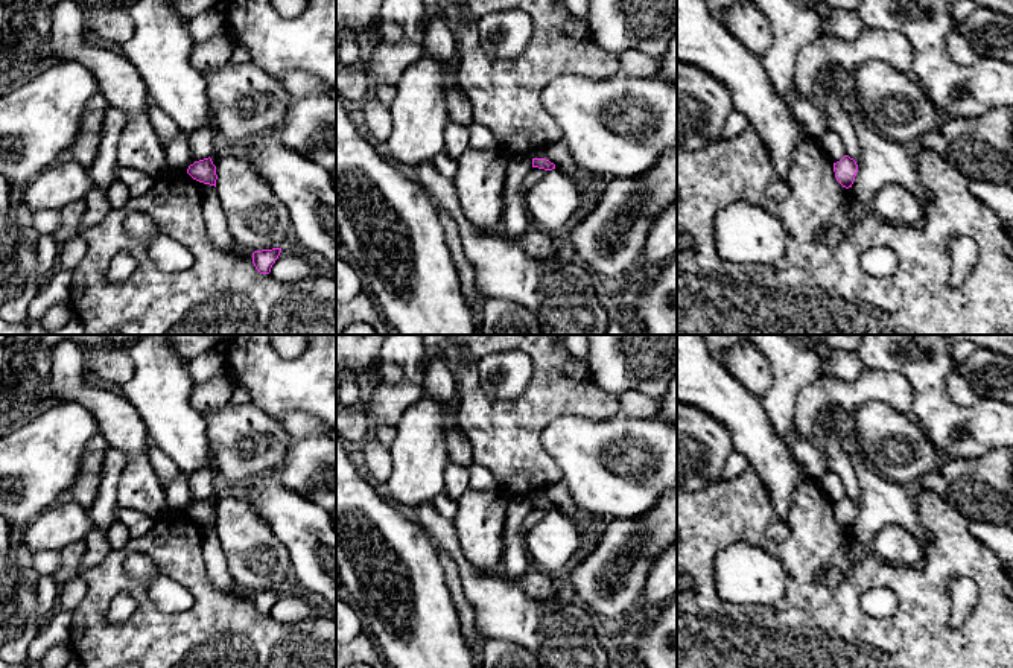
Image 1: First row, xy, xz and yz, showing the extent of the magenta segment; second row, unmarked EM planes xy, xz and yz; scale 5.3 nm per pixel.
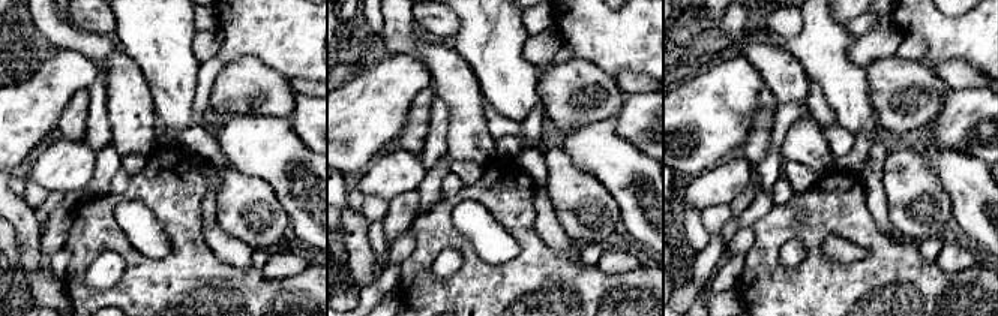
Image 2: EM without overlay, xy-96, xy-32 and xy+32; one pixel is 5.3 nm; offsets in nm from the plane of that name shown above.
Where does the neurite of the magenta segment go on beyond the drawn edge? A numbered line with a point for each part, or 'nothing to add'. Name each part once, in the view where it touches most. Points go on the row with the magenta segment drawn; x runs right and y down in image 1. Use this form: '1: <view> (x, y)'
nothing to add

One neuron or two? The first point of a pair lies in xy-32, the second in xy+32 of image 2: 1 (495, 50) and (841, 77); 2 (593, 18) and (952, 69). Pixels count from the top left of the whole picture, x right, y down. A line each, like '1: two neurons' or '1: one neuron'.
1: one neuron
2: two neurons

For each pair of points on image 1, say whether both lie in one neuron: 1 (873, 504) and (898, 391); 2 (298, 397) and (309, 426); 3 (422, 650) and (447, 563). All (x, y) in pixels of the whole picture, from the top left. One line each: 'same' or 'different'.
1: different
2: different
3: different

